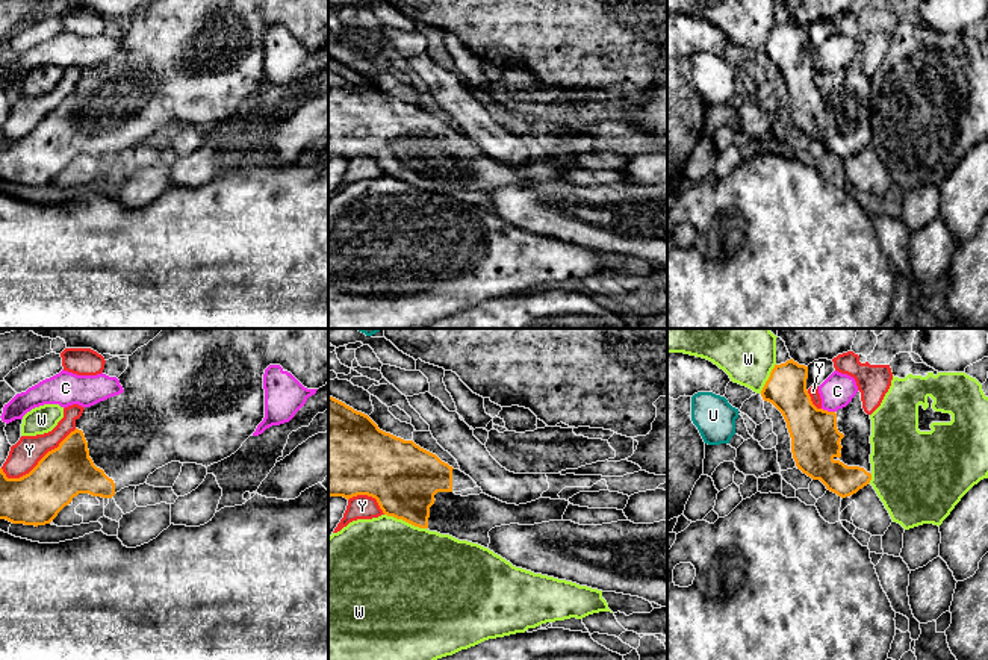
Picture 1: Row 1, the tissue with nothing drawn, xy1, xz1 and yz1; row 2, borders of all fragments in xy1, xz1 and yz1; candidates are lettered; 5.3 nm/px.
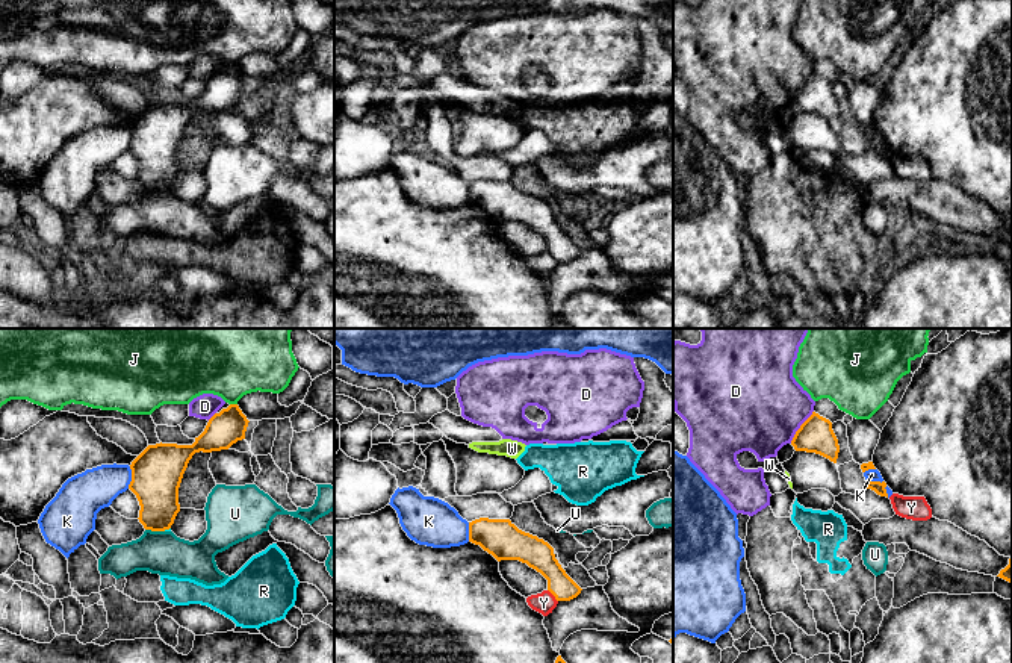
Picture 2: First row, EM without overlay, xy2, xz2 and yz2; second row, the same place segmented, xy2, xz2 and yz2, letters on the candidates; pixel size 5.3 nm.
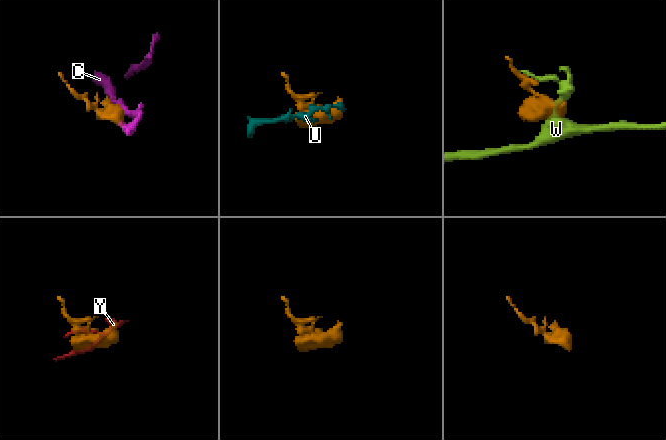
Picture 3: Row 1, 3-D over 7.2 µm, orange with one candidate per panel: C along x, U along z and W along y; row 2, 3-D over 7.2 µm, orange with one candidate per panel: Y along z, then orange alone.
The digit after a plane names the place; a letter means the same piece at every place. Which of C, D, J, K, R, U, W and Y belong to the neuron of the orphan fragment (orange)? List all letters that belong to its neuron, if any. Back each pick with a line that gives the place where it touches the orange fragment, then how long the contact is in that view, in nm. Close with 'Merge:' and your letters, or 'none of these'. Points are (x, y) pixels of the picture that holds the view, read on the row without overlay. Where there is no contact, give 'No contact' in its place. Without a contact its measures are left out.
Merge: none of these

